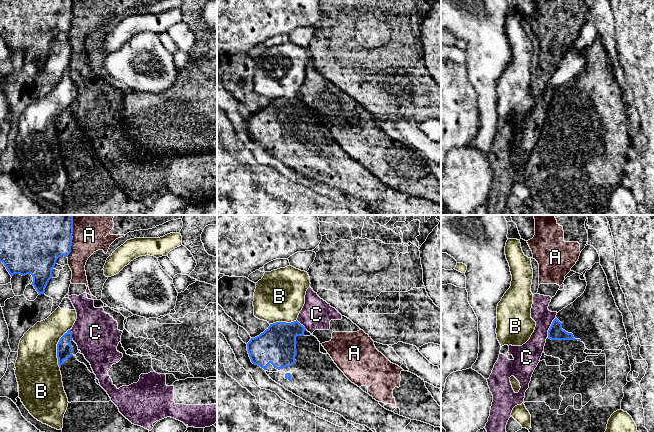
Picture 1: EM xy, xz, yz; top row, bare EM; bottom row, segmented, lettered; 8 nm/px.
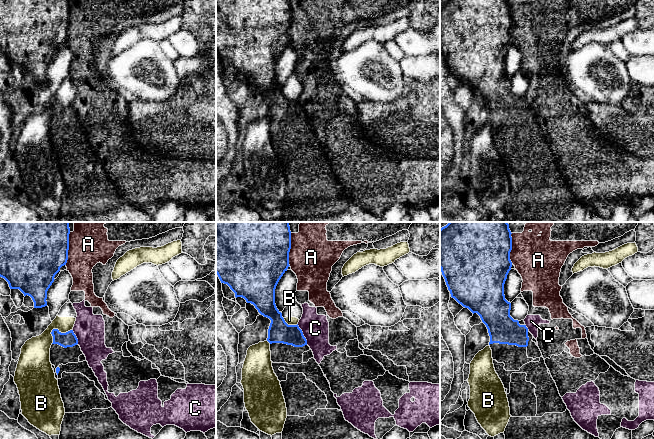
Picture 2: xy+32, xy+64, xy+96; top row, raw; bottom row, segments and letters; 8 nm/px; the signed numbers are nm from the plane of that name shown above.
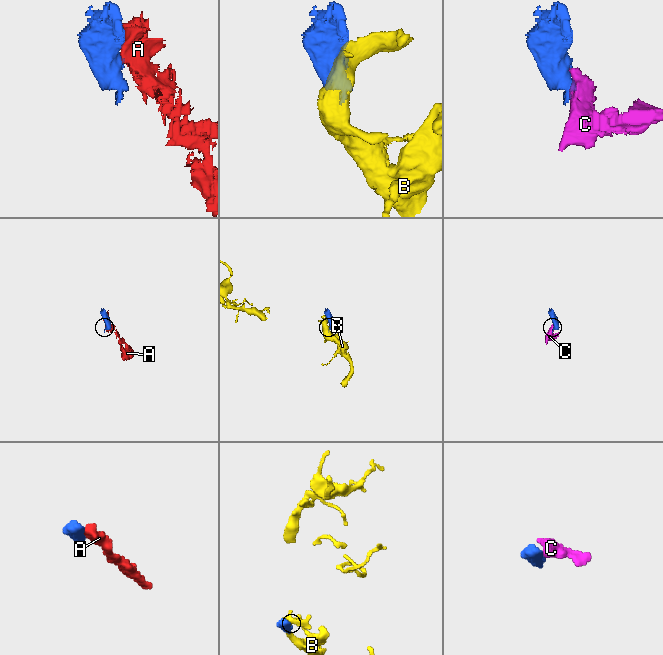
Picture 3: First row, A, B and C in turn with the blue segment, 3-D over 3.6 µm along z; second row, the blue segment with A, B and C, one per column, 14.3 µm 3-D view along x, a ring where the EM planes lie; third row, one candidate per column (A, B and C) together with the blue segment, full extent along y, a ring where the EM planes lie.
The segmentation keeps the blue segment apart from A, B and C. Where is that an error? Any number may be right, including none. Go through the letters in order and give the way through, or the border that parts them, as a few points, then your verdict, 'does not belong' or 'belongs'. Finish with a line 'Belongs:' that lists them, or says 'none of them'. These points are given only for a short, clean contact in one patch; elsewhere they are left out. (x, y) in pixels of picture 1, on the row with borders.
A: border along xy (73, 215), (71, 251), (66, 256); does not belong
B: border along xy (70, 328), (57, 344), (57, 364), (59, 367); does not belong
C: border along yz (555, 317), (547, 336); does not belong
Belongs: none of them

